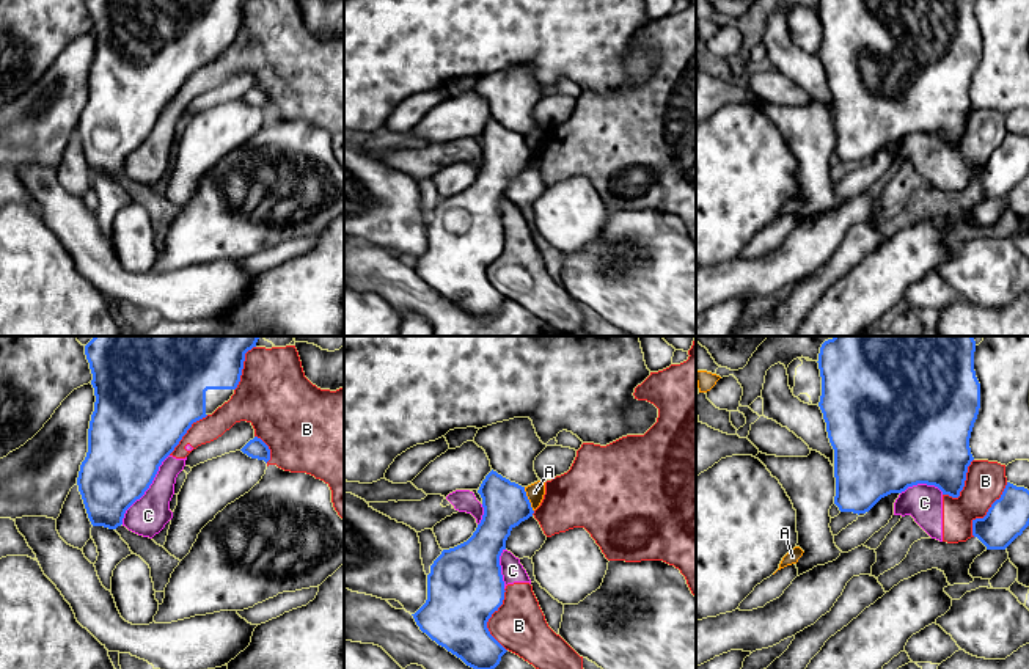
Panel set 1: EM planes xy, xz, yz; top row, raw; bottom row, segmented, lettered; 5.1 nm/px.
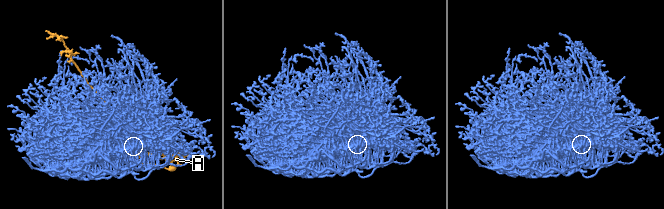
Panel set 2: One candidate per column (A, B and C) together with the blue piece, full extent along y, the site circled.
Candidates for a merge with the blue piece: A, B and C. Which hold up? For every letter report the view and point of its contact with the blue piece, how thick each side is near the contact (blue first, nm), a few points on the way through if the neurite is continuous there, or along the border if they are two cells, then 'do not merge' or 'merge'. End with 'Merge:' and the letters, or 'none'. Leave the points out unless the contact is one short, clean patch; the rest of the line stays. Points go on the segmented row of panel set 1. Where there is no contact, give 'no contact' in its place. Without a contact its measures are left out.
A: meets blue in xz at (528, 500); 220 nm thick on the blue side, 90 nm on the other; do not merge
B: meets blue in yz at (987, 512); 200 nm thick on the blue side, 200 nm on the other; do not merge
C: meets blue in xy at (148, 487); 400 nm thick on the blue side, 200 nm on the other; do not merge
Merge: none

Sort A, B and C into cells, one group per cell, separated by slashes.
A / B C

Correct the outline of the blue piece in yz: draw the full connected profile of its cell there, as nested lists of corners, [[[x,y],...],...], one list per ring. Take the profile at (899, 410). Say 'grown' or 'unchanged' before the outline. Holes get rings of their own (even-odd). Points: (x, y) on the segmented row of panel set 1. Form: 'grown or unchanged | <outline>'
unchanged | [[[834,336],[822,344],[818,407],[834,449],[834,504],[840,512],[866,514],[881,498],[927,484],[958,498],[974,460],[969,438],[980,408],[972,336]]]

